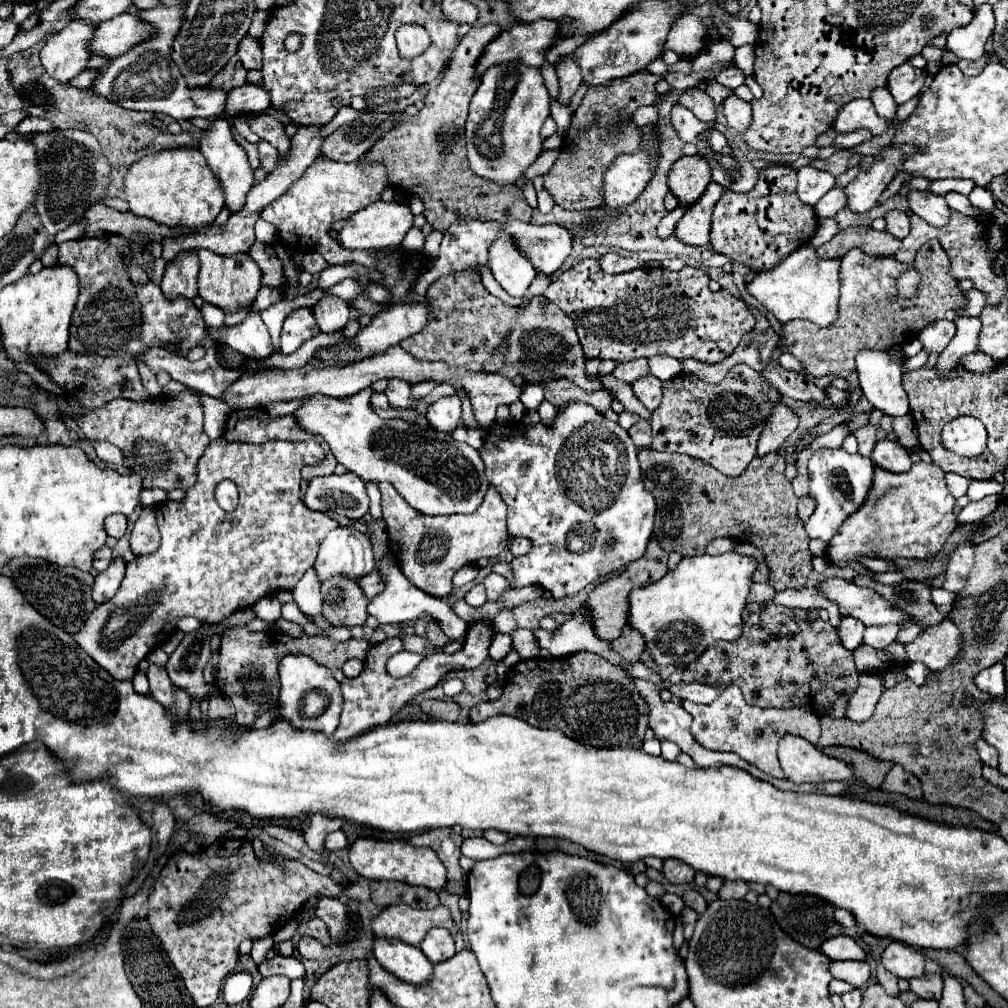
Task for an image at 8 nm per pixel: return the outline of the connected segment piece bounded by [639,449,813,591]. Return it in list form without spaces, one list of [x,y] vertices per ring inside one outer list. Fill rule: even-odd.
[[[639,449],[639,463],[645,489],[653,493],[657,501],[655,529],[653,535],[659,539],[661,547],[671,553],[679,551],[683,557],[693,557],[705,553],[705,545],[717,537],[731,537],[737,541],[753,543],[765,553],[767,565],[771,569],[771,587],[785,591],[789,587],[801,589],[809,575],[813,573],[813,555],[809,551],[809,537],[803,529],[803,521],[797,517],[797,497],[793,493],[791,481],[785,479],[785,457],[781,453],[767,453],[755,457],[747,471],[739,477],[729,477],[711,467],[709,463],[681,453],[659,453],[655,449]]]

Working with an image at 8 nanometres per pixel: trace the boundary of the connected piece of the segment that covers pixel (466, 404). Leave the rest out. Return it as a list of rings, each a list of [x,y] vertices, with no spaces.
[[[457,391],[457,395],[460,396],[462,400],[462,422],[468,428],[480,428],[481,426],[477,423],[473,411],[472,405],[469,398],[462,391]]]

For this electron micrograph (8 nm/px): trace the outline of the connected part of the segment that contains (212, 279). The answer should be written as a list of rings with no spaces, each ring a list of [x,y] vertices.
[[[199,249],[199,295],[205,303],[213,303],[221,307],[225,313],[233,313],[241,307],[249,307],[261,289],[261,271],[257,263],[249,257],[249,253],[235,253],[235,255],[219,255],[207,249]]]

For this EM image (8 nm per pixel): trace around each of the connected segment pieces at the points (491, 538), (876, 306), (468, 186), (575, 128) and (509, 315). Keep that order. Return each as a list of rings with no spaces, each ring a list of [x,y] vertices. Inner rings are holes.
[[[379,483],[381,489],[381,509],[385,523],[389,523],[389,547],[399,559],[401,571],[425,593],[435,597],[445,597],[453,589],[453,575],[467,563],[475,563],[481,557],[493,559],[507,549],[507,505],[493,485],[489,485],[487,495],[479,509],[471,515],[423,515],[415,511],[389,483]]]
[[[937,239],[927,241],[915,257],[915,265],[921,273],[921,285],[917,289],[917,297],[913,299],[901,299],[897,295],[895,287],[895,277],[901,273],[901,263],[895,261],[895,257],[871,257],[861,249],[851,249],[843,259],[841,259],[841,315],[839,319],[831,325],[821,329],[819,325],[813,325],[809,321],[789,321],[783,325],[783,345],[791,355],[795,355],[801,365],[807,369],[807,373],[815,377],[823,375],[841,375],[845,371],[855,369],[855,355],[859,349],[893,349],[901,347],[909,341],[913,341],[921,329],[925,329],[929,323],[943,319],[949,309],[955,309],[955,305],[963,305],[963,293],[957,289],[957,281],[953,281],[947,275],[949,269],[949,257],[943,251],[941,243]]]
[[[487,23],[483,27],[473,25],[471,31],[461,39],[461,45],[455,49],[453,59],[433,89],[425,97],[425,107],[415,115],[403,115],[401,121],[389,131],[369,153],[363,155],[367,161],[379,161],[387,167],[389,181],[399,185],[411,195],[419,195],[425,203],[427,223],[445,231],[453,221],[471,217],[477,221],[531,221],[531,207],[527,205],[521,189],[517,185],[499,185],[485,177],[477,177],[469,169],[467,151],[465,151],[465,121],[469,111],[469,101],[477,91],[481,77],[477,77],[477,63],[485,47],[501,33],[501,27]]]
[[[647,71],[633,73],[625,79],[613,79],[607,85],[589,87],[577,107],[571,127],[565,135],[561,155],[545,175],[545,189],[563,209],[593,209],[601,201],[601,181],[611,157],[633,153],[639,147],[639,127],[629,123],[631,113],[641,105],[653,105],[657,99],[657,75]],[[619,125],[619,127],[617,127]]]
[[[461,271],[461,273],[453,273],[449,277],[437,279],[429,286],[426,297],[433,305],[431,315],[429,315],[429,325],[421,333],[407,337],[401,343],[401,347],[407,353],[411,353],[415,359],[419,359],[419,361],[443,361],[449,367],[465,367],[471,361],[485,365],[491,359],[493,351],[501,343],[507,341],[505,365],[517,365],[525,383],[533,385],[537,381],[543,383],[547,379],[563,377],[563,379],[569,379],[571,383],[575,383],[577,387],[581,387],[585,391],[599,391],[601,389],[599,379],[587,375],[587,371],[585,371],[585,355],[583,355],[583,349],[579,345],[573,321],[569,321],[566,313],[554,303],[549,302],[544,296],[535,296],[524,309],[518,306],[509,307],[483,287],[477,271]]]

